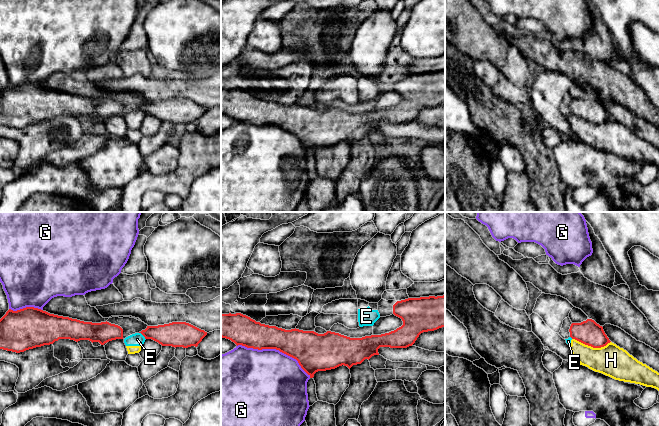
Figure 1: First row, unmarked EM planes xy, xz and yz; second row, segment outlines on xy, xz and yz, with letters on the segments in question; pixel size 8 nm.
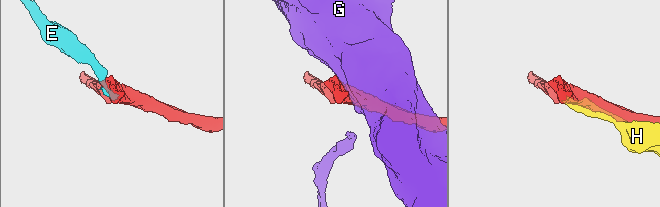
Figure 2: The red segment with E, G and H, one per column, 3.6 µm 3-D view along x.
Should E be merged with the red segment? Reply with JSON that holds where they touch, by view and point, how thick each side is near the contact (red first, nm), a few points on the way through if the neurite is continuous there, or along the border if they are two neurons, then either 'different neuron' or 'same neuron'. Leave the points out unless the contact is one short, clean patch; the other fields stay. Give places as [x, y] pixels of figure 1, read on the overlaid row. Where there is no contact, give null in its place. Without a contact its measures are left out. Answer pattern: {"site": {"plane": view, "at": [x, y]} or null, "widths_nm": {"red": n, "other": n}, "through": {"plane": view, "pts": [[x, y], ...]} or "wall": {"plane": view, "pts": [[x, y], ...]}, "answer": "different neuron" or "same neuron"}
{"site": {"plane": "xy", "at": [143, 335]}, "widths_nm": {"red": 200, "other": 110}, "wall": {"plane": "xy", "pts": [[139, 332], [145, 339]]}, "answer": "different neuron"}

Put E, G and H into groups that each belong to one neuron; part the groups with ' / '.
E H / G

